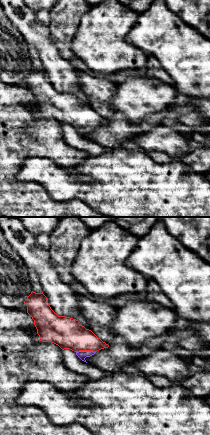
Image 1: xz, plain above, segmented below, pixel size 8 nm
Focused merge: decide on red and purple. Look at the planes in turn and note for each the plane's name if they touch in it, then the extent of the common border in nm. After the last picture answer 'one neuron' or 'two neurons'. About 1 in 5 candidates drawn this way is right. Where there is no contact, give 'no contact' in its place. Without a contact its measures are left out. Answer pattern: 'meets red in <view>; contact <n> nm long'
meets red in xz; contact 160 nm long

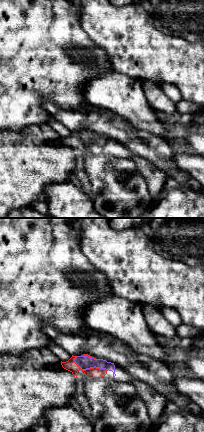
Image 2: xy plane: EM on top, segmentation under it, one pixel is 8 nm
meets red in xy; contact 300 nm long

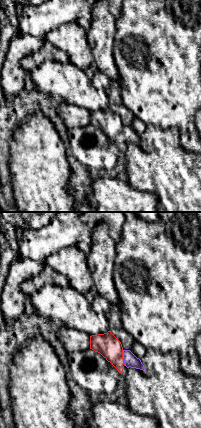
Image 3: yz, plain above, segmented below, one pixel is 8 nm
meets red in yz; contact 130 nm long

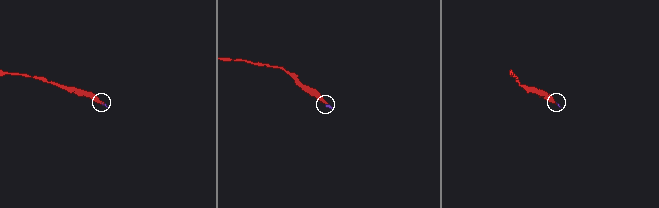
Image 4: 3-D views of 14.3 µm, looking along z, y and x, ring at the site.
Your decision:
one neuron

